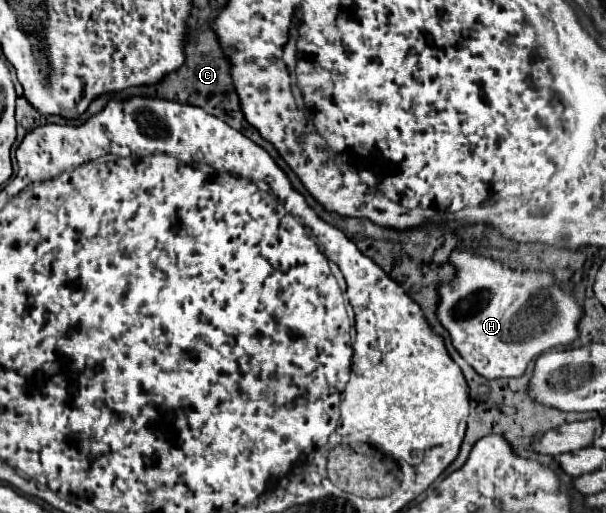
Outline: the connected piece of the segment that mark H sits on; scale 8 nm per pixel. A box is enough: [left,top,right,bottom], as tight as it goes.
[436,244,584,380]

